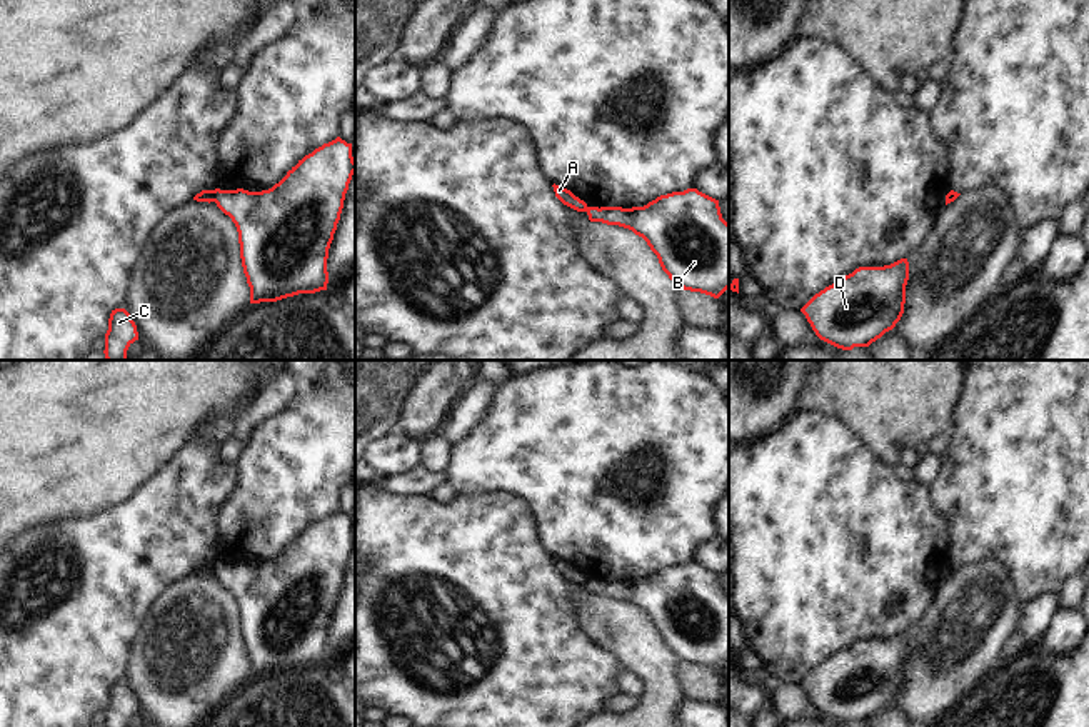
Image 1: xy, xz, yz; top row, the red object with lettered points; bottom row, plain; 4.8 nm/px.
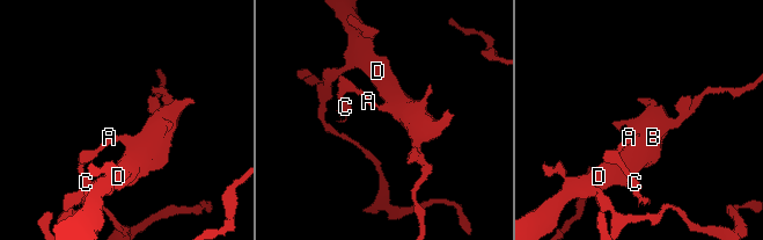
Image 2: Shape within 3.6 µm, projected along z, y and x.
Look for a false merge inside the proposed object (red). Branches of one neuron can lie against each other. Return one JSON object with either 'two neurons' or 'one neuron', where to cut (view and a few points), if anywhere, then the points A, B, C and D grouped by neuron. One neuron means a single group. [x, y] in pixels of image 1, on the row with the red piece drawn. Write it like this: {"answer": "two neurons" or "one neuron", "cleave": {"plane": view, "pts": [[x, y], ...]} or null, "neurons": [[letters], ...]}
{"answer": "two neurons", "cleave": {"plane": "xy", "pts": [[212, 190], [214, 200]]}, "neurons": [["A", "C"], ["B", "D"]]}

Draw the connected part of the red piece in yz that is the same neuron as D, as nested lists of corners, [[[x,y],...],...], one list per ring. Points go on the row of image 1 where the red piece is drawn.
[[[909,262],[859,267],[815,293],[800,312],[815,335],[842,350],[869,347],[904,313]]]

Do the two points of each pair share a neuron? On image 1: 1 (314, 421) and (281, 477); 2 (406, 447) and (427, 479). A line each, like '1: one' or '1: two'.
1: one
2: two

